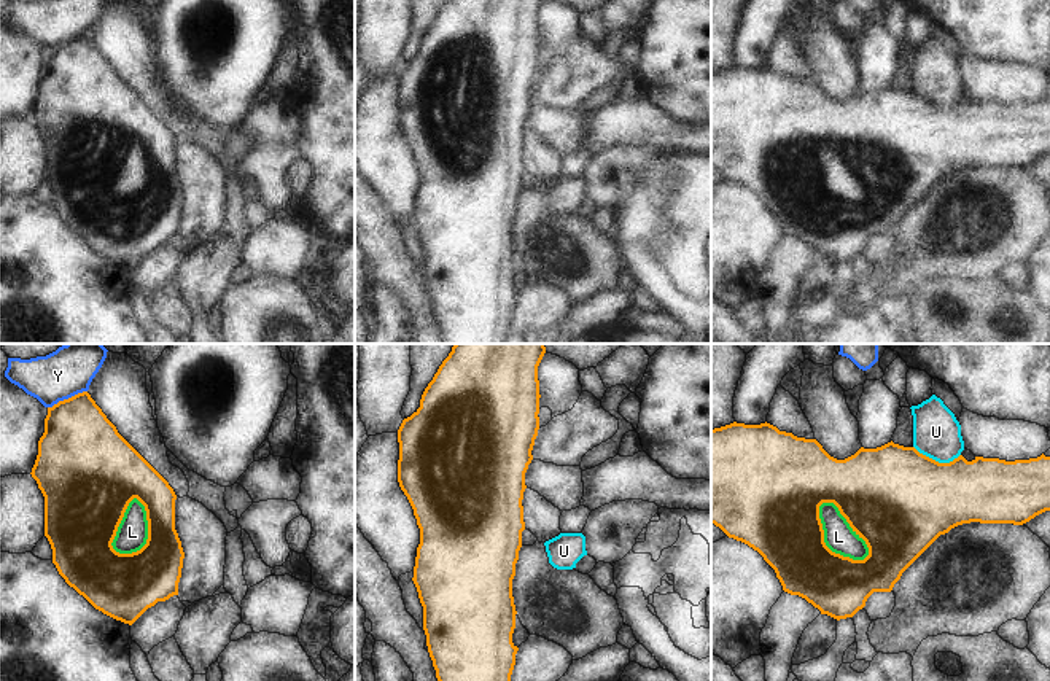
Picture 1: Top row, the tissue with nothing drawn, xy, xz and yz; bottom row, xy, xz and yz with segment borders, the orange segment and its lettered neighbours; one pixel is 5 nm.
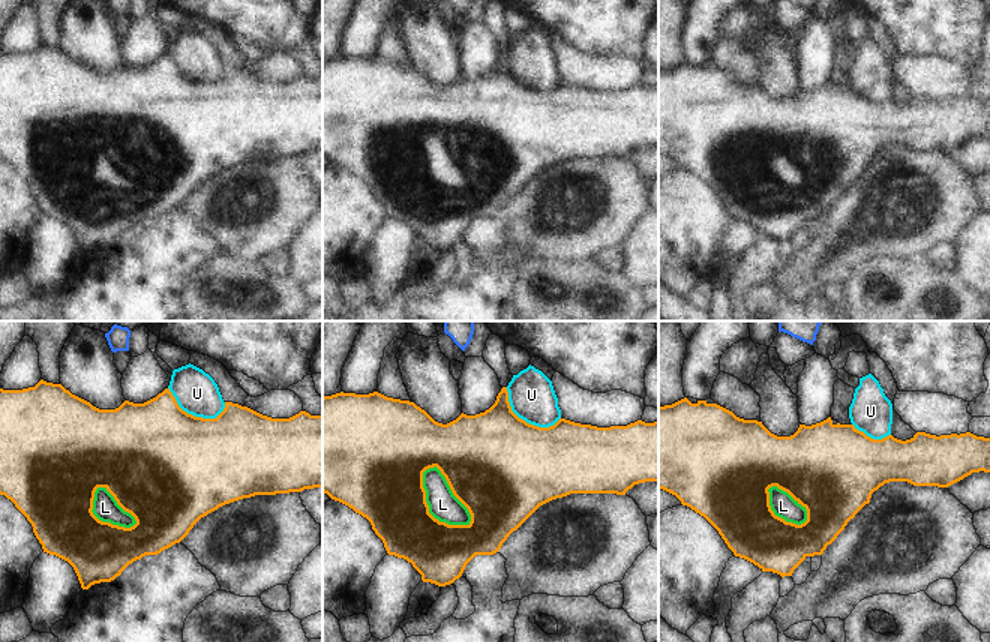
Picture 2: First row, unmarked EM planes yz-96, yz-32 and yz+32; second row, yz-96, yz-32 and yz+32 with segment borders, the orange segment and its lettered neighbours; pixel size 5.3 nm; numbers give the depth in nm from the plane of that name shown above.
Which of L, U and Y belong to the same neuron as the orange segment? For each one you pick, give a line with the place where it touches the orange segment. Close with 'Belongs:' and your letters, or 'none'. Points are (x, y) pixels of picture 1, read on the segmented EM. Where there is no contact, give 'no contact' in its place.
L: yz (850, 525)
Belongs: L

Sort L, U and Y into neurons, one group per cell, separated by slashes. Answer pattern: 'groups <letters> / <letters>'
groups L / U / Y

